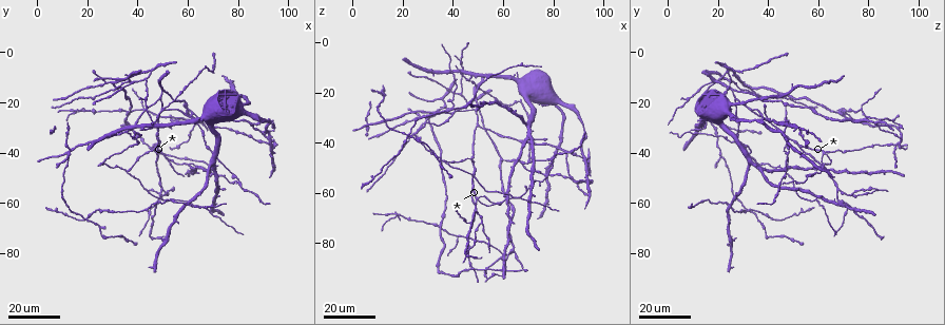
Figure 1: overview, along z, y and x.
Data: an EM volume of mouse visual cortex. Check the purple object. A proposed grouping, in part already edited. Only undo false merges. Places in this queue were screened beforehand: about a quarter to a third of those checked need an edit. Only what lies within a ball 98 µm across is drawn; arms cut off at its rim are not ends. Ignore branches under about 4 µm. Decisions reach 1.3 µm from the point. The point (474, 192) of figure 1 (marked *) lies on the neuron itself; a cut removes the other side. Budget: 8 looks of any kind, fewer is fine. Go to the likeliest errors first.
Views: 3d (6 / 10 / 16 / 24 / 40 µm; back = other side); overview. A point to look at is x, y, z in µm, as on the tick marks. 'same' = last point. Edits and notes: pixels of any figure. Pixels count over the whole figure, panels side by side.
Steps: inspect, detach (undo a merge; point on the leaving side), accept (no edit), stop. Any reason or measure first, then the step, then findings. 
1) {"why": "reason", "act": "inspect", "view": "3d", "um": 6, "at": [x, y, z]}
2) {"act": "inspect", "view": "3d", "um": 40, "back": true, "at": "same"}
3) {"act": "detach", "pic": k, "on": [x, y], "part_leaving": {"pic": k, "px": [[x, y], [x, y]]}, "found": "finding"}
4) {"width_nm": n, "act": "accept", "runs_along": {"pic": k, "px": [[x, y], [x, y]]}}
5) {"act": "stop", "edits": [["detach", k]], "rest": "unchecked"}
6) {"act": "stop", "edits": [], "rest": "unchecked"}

{"act": "inspect", "view": "3d", "um": 24, "at": [47, 37, 89]}

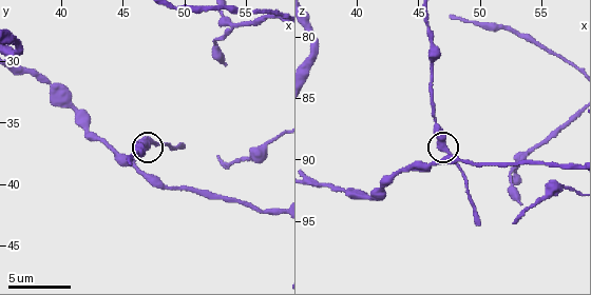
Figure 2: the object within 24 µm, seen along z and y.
{"act": "inspect", "view": "3d", "um": 6, "at": "same"}

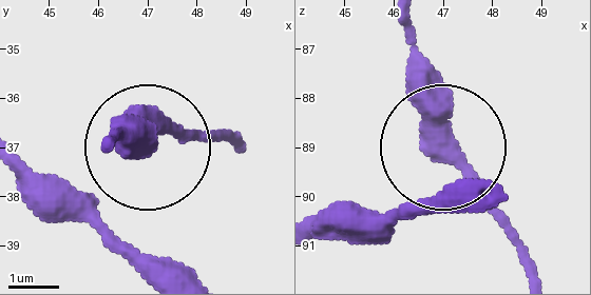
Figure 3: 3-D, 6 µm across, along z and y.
{"side_arm_um": 8, "act": "accept", "runs_along": {"pic": 3, "px": [[404, 25], [420, 114], [526, 248]]}, "found": "one neuron here"}

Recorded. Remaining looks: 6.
{"why": "looks like a crossing", "act": "inspect", "view": "3d", "um": 24, "at": [50, 40, 62]}

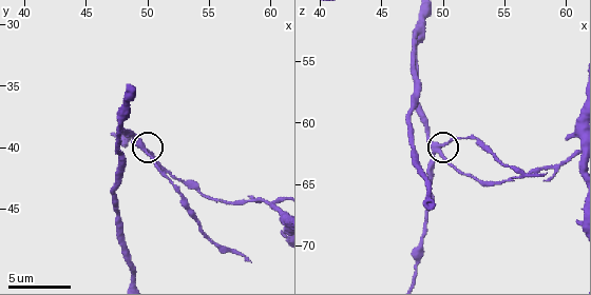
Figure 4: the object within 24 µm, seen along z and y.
{"why": "closer look", "act": "inspect", "view": "3d", "um": 6, "at": [49.6, 40.0, 62.4]}

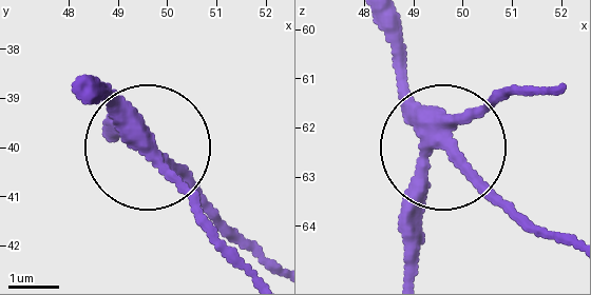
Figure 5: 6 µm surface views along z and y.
{"act": "accept", "runs_along": {"pic": 5, "px": [[81, 81], [241, 240]]}, "found": "one neuron here"}

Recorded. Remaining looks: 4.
{"why": "calibre changes", "act": "inspect", "view": "3d", "um": 24, "at": [22, 19, 40]}

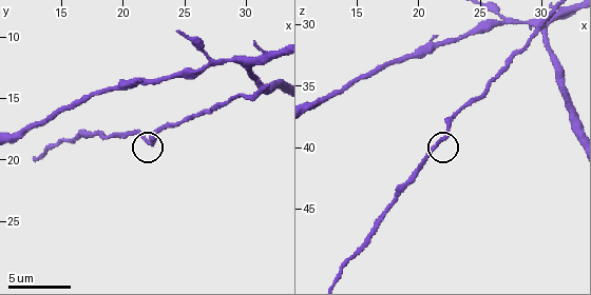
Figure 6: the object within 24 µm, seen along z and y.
{"act": "inspect", "view": "3d", "um": 6, "at": [22.2, 18.6, 39.0]}

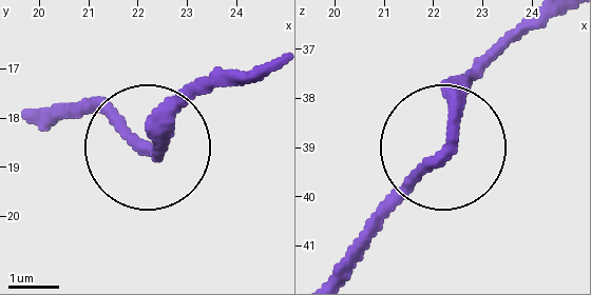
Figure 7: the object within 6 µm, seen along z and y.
{"act": "accept", "runs_along": {"pic": 7, "px": [[540, 17], [368, 227]]}, "found": "all the same neuron"}

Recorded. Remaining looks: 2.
{"why": "thin arm on a thick one", "act": "inspect", "view": "3d", "um": 16, "at": [59, 22, 47]}

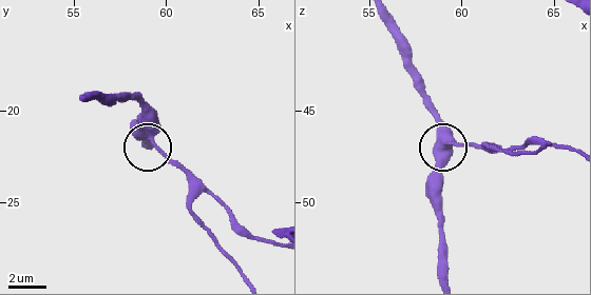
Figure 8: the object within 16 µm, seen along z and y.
{"act": "inspect", "view": "3d", "um": 10, "at": [59.1, 21.1, 47.0]}

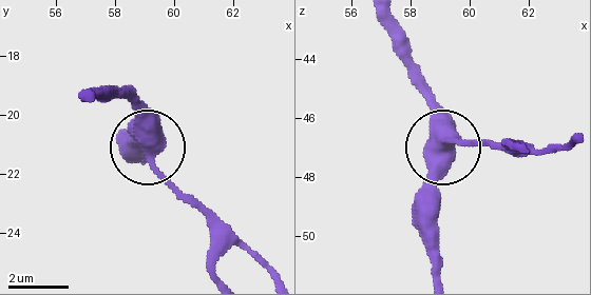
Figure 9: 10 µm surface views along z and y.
{"width_nm": 400, "act": "accept", "runs_along": {"pic": 9, "px": [[81, 98], [132, 101], [152, 159], [210, 217]]}, "found": "all the same neuron"}

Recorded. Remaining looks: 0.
{"act": "stop", "edits": [], "rest": "unchecked"}

